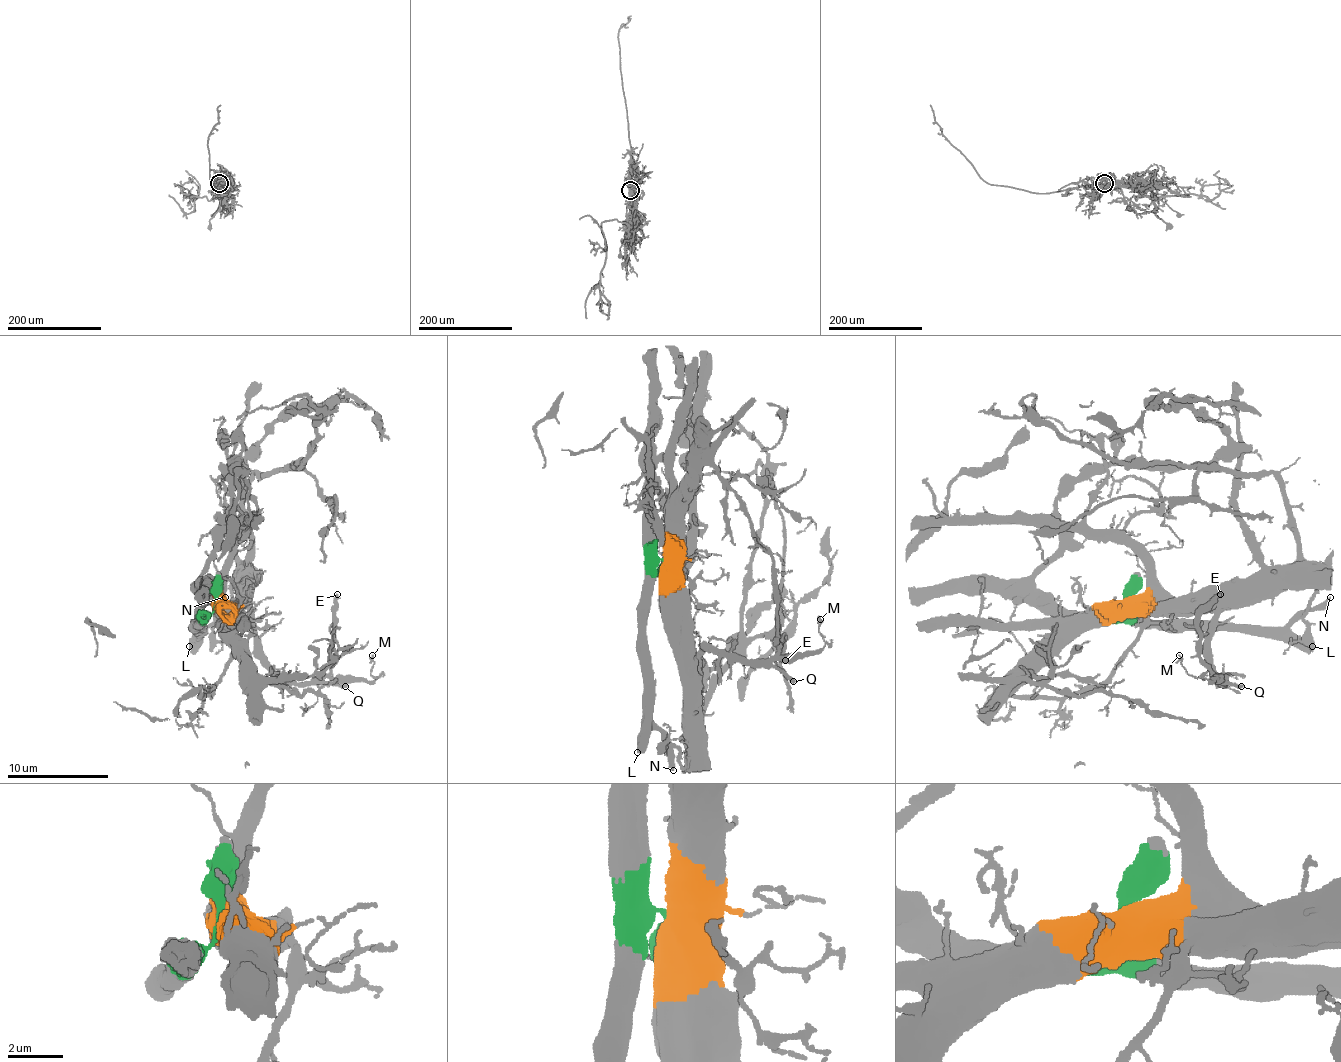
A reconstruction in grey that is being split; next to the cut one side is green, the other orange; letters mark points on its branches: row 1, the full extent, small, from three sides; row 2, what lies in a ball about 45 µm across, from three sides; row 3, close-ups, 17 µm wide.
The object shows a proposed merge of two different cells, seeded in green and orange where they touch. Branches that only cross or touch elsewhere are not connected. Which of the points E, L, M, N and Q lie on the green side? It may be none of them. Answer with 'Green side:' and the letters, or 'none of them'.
Green side: L, N

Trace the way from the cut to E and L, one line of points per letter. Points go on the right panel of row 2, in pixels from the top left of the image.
E: (1123, 604), (1217, 606), (1209, 669), (1219, 682), (1201, 657), (1199, 614), (1219, 593)
L: (1123, 604), (1120, 614), (1128, 619), (1186, 626), (1272, 626), (1292, 631), (1313, 647)

